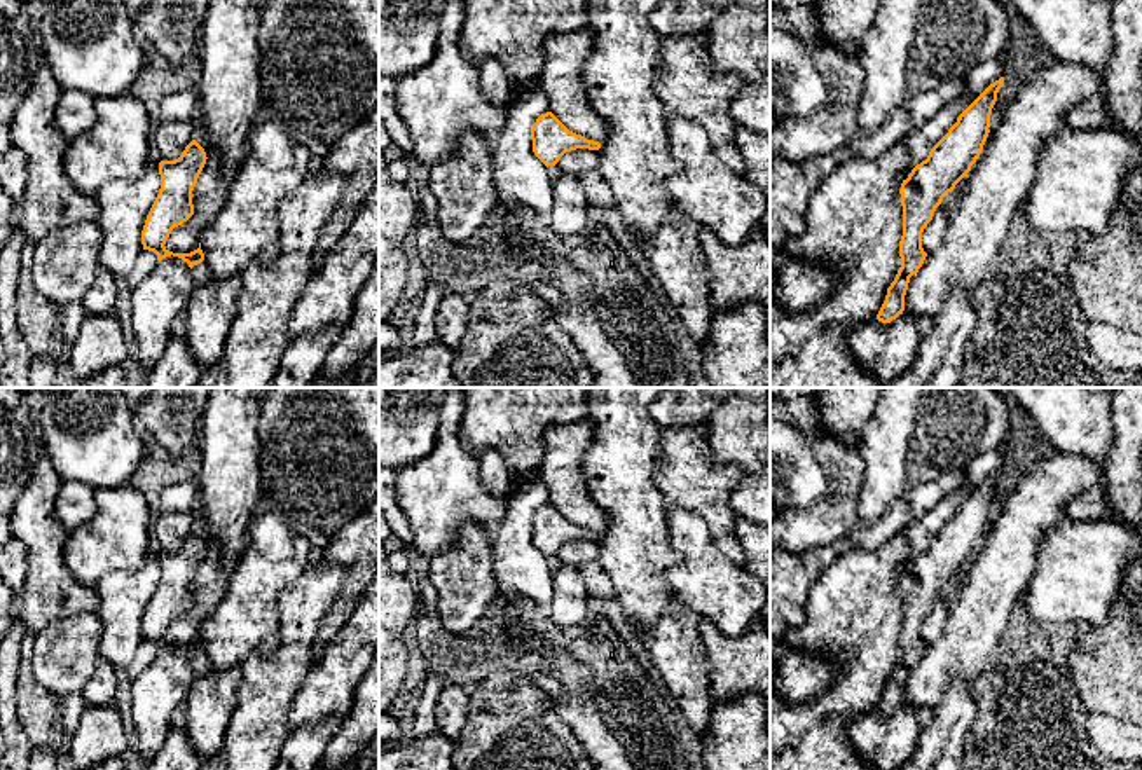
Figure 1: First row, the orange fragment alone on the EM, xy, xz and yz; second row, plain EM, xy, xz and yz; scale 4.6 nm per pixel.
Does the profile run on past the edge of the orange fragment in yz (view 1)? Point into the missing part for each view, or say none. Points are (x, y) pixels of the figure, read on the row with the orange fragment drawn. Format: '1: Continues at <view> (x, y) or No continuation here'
1: No continuation here

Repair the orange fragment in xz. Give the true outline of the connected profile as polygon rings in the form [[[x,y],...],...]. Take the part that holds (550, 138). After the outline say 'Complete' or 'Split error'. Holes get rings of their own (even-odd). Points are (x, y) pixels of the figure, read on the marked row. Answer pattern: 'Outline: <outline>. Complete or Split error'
Outline: [[[552,112],[541,113],[531,129],[533,152],[548,168],[571,150],[599,150],[601,143],[569,131]]]. Complete

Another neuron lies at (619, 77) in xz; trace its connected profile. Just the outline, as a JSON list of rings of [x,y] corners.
[[[587,0],[595,42],[581,70],[583,87],[609,124],[597,169],[637,241],[676,210],[664,182],[683,168],[669,150],[669,112],[655,93],[662,35],[648,17],[662,2]]]

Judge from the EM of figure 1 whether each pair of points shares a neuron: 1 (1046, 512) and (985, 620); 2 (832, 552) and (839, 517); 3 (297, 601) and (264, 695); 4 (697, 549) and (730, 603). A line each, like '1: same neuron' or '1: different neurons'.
1: same neuron
2: different neurons
3: same neuron
4: same neuron

